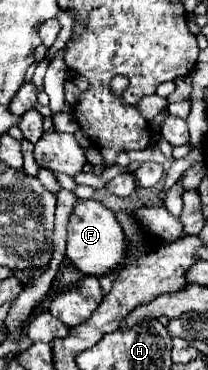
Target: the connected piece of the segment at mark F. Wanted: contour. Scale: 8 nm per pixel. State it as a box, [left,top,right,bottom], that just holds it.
[66,200,126,274]

